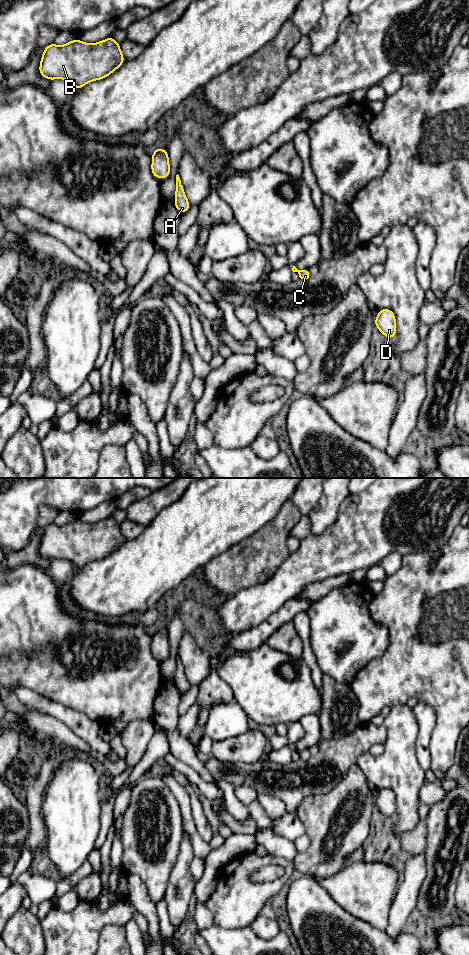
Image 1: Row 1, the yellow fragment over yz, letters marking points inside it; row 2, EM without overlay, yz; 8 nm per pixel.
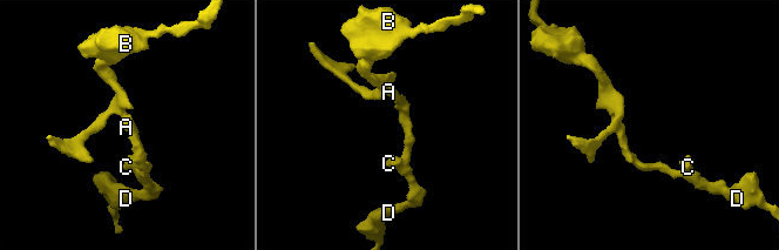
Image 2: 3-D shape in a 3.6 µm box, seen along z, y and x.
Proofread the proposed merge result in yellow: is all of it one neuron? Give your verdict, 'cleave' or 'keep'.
keep

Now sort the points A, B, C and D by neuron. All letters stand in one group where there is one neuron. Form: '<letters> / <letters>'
A B C D

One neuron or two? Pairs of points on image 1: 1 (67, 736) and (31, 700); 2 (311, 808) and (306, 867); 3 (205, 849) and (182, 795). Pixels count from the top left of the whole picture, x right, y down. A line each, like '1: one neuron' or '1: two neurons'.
1: two neurons
2: one neuron
3: one neuron

